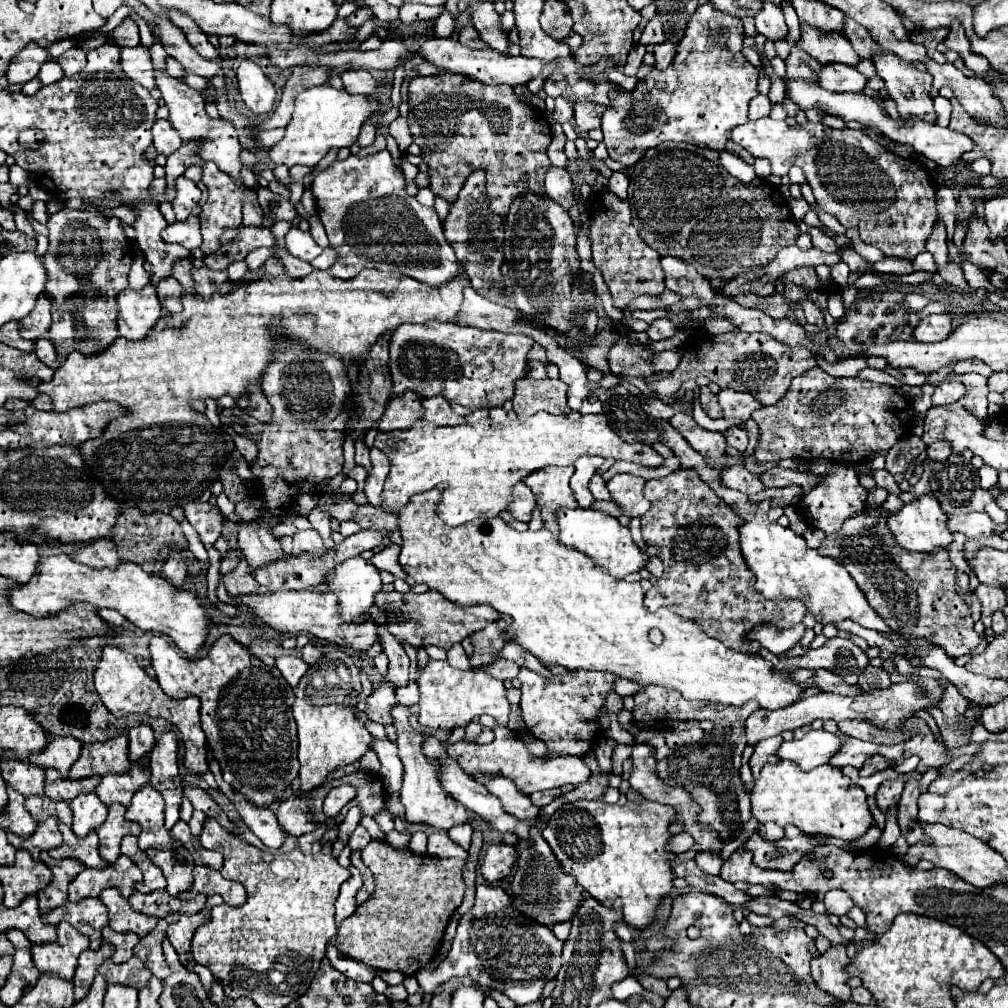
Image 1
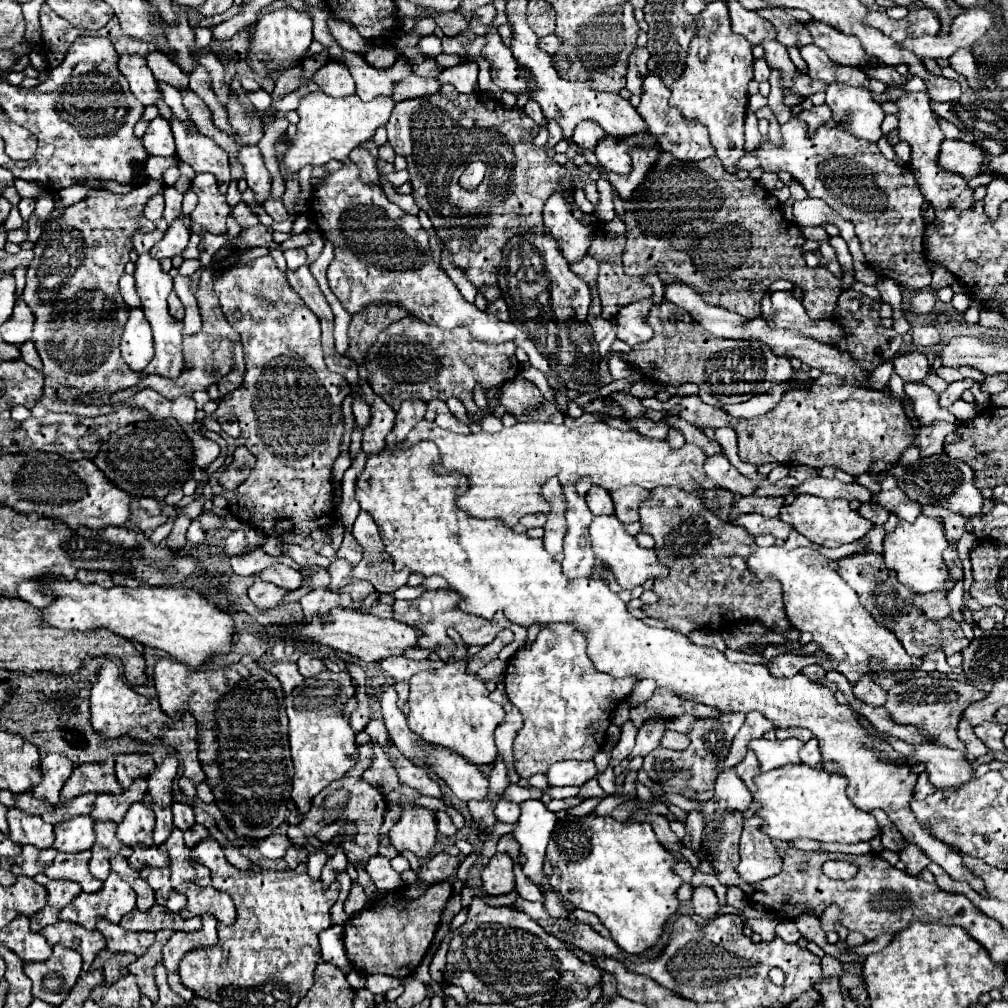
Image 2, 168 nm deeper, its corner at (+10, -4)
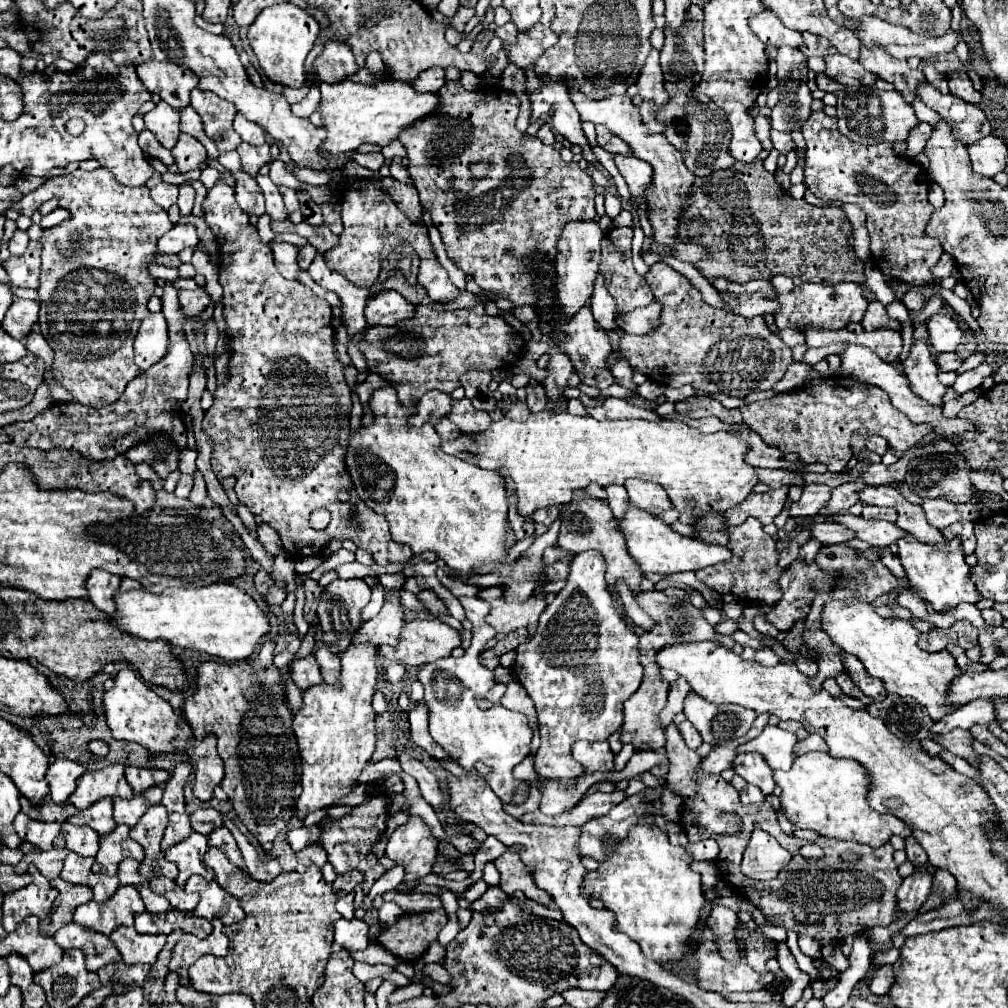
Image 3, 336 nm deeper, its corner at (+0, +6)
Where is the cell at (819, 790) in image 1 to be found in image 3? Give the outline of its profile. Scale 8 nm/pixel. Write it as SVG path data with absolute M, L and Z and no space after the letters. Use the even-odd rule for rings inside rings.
M810 752L810 754L796 758L794 766L788 772L776 770L774 782L782 788L780 802L788 820L798 828L808 828L808 830L818 832L820 836L828 836L836 840L854 840L854 842L868 844L868 846L882 846L890 842L892 836L902 836L902 838L910 836L910 826L906 826L906 822L890 814L878 814L876 810L868 806L866 796L870 792L870 778L868 778L868 770L860 762L846 760L846 758L836 760L826 752Z

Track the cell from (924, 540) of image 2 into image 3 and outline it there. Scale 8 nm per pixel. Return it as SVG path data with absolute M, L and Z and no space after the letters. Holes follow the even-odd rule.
M912 538L910 542L898 540L900 562L908 574L908 584L934 608L934 612L944 612L948 608L956 608L960 602L976 604L982 600L982 594L978 594L974 582L970 580L970 566L964 562L964 552L962 552L958 540L950 540L948 546L950 546L950 552L946 554L946 552L934 550L928 544L918 542L916 538Z

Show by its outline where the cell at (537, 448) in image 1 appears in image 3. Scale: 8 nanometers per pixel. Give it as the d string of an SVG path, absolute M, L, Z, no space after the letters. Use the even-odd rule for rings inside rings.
M538 412L532 414L524 422L514 422L504 416L486 432L478 434L462 434L456 440L442 440L442 448L446 454L452 454L460 460L476 464L486 470L506 468L510 478L516 484L518 494L518 514L530 516L538 508L554 506L554 504L568 504L572 500L574 490L586 488L588 484L596 482L598 486L606 488L610 484L624 484L628 478L640 478L648 482L660 484L676 510L680 510L680 522L694 524L696 518L702 518L710 512L726 512L738 502L742 502L752 488L758 484L756 468L746 464L744 456L750 450L750 444L740 436L720 430L716 434L700 434L698 430L690 428L684 422L650 422L650 420L596 420L592 416L572 416L568 412L562 414L548 414Z

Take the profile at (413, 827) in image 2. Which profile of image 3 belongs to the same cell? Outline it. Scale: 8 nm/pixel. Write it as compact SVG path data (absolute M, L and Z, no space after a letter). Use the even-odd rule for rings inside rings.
M410 816L408 824L394 830L386 848L386 856L404 866L404 892L412 892L418 880L430 874L434 858L438 854L436 844L438 840L432 836L422 818Z

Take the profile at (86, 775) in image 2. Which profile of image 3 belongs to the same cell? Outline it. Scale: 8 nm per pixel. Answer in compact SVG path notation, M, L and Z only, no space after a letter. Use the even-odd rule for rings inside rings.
M114 764L106 766L98 772L86 772L76 786L76 792L68 798L72 806L78 810L84 810L86 806L92 806L100 798L126 798L130 800L134 796L130 784L124 778L124 766Z

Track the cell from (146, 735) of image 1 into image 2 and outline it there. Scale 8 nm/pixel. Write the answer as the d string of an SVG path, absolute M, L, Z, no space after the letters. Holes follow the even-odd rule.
M128 752L116 756L116 778L122 784L122 788L128 788L134 778L148 776L154 770L154 760L150 754L140 752Z

